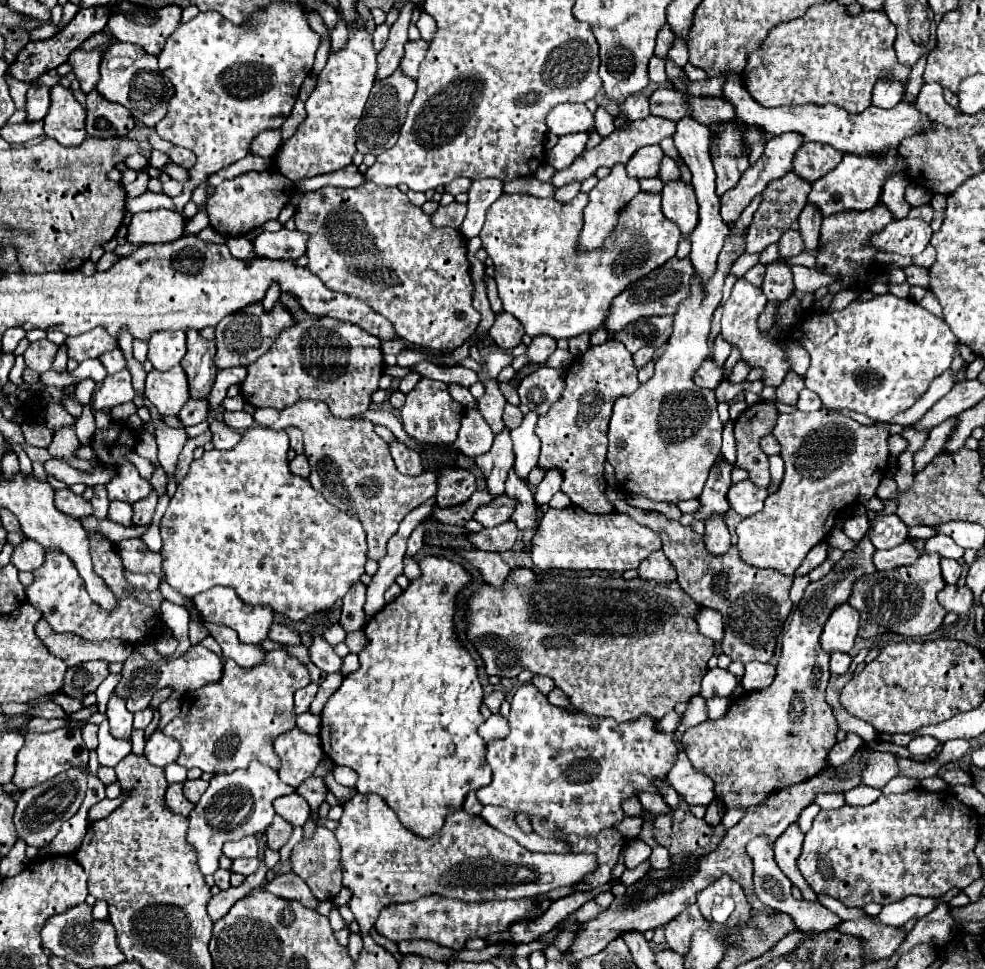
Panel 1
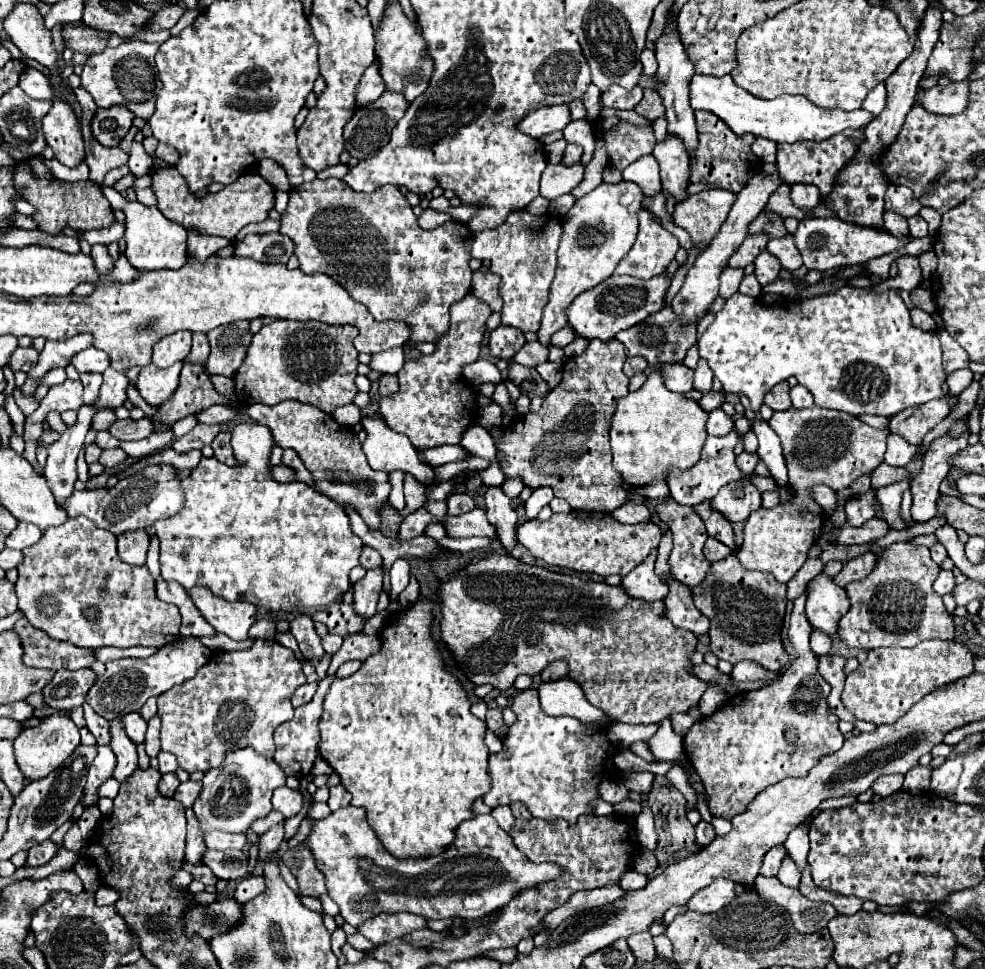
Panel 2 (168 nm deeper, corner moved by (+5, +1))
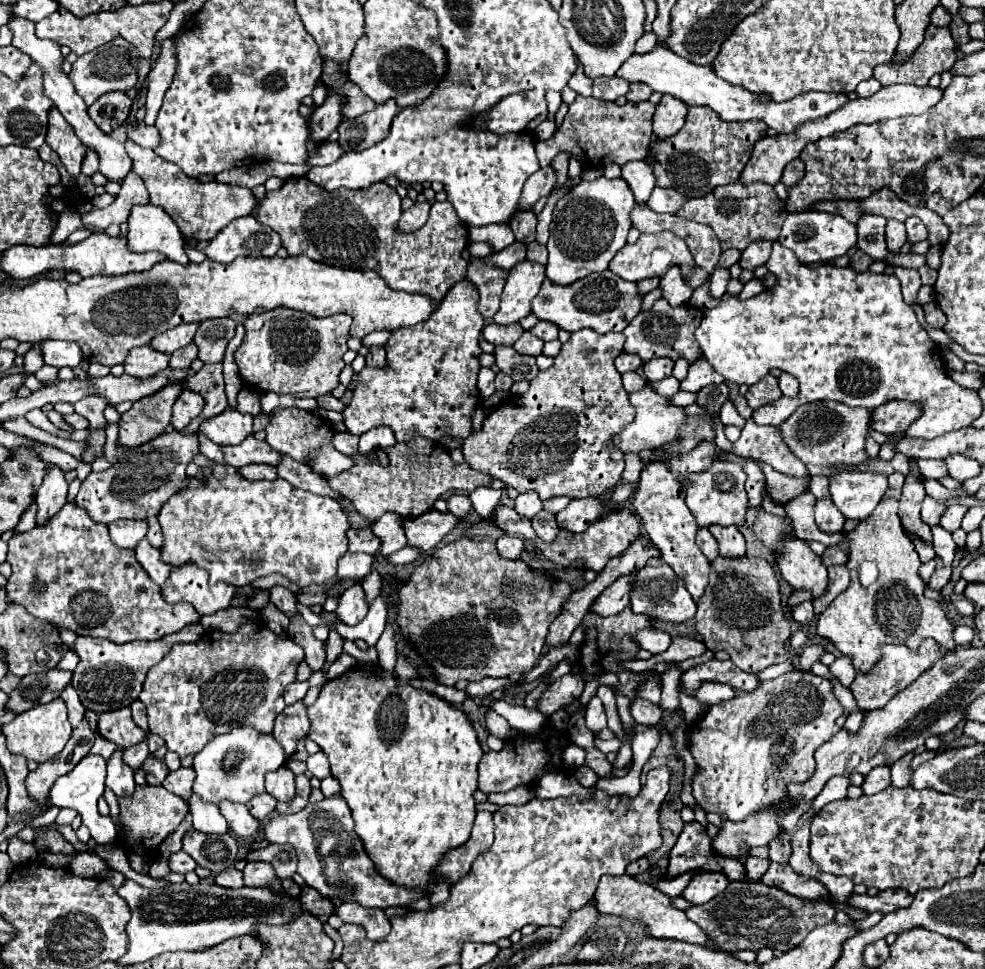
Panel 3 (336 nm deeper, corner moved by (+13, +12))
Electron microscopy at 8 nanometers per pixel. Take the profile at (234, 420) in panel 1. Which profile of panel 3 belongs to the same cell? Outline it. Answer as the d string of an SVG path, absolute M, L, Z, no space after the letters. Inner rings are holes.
M183 390L173 406L171 424L175 426L175 430L183 430L193 418L197 418L201 414L203 406L205 406L205 398L201 394L197 394L193 390Z

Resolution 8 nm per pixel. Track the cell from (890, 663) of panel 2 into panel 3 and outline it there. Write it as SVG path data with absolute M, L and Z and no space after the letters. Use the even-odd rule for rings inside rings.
M931 638L923 640L917 650L911 650L905 644L881 644L879 650L881 650L881 656L879 656L877 664L869 672L857 672L853 684L849 686L849 690L855 696L857 706L861 710L867 710L867 712L885 706L897 692L901 692L903 688L911 686L921 676L921 672L925 672L937 660L941 660L941 656L945 656L943 648Z

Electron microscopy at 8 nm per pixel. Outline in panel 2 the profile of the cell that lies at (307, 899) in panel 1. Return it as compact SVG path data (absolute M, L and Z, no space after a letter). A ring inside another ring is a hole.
M251 875L251 877L245 877L245 879L241 879L239 883L237 883L237 887L235 887L235 893L233 893L233 897L239 901L239 903L247 903L247 901L251 901L253 897L257 897L259 893L263 893L265 891L265 879L261 877L261 875Z

